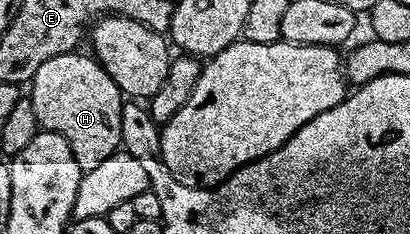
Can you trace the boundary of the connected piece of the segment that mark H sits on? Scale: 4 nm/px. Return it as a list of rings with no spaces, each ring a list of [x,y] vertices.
[[[81,51],[55,55],[35,71],[31,100],[35,107],[37,124],[42,130],[58,133],[71,143],[75,163],[82,171],[99,167],[103,159],[122,148],[120,139],[120,113],[123,94],[97,62],[96,56],[84,57]]]

